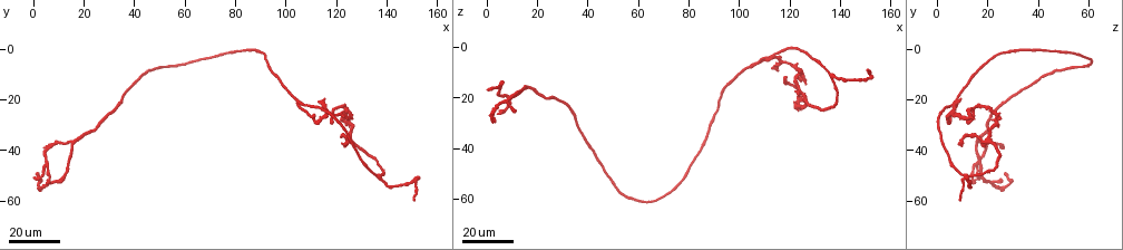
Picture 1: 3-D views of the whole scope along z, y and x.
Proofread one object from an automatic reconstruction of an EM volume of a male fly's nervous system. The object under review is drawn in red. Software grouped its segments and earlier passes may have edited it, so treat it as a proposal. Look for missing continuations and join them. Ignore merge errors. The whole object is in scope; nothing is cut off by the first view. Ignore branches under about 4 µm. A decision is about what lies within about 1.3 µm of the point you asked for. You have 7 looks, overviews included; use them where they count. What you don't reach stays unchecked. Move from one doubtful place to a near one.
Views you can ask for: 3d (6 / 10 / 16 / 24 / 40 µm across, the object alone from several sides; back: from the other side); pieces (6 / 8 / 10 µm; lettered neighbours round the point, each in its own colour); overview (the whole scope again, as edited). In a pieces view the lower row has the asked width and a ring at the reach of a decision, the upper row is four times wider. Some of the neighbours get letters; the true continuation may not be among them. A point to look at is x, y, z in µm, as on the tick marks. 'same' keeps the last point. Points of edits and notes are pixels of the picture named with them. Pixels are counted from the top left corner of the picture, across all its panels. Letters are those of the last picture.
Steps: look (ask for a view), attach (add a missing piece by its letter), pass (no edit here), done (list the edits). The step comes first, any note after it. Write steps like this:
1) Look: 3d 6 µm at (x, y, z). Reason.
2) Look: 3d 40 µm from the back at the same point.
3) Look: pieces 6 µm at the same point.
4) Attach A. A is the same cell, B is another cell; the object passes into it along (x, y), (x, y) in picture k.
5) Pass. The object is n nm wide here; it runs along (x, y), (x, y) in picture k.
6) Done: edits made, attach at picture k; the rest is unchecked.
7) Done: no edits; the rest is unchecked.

Look: 3d 24 µm at (126, 27, 15). Tapers out.

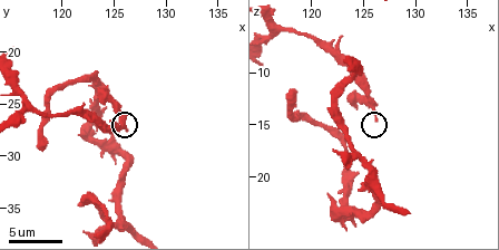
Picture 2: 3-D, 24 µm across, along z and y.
Look: 3d 6 µm at (126.2, 27.6, 14.4).

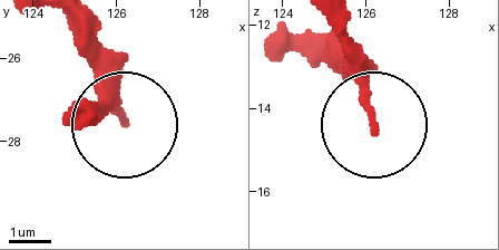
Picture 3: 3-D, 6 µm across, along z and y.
Look: pieces 6 µm at (126.15, 27.55, 14.50).

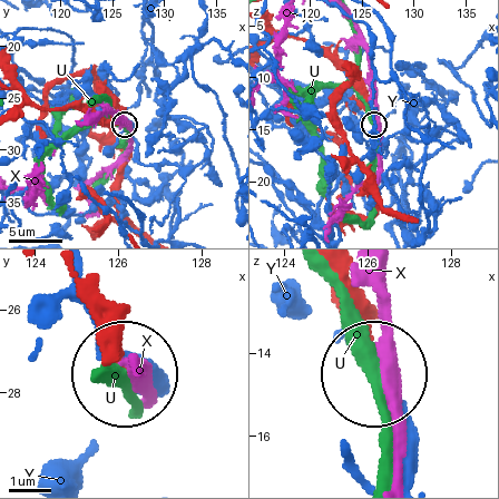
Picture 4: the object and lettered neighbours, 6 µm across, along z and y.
Pass. The object is 130 nm wide here; U, X and Y are other cells; it runs along (338, 276), (377, 369) in picture 4; none of them fits.

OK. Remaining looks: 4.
Look: 3d 24 µm at (123, 39, 10). Branch stops here.

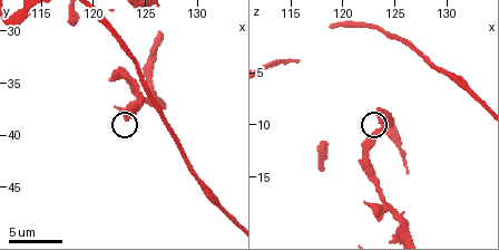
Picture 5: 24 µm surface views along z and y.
Look: pieces 6 µm at (123.6, 38.4, 9.8).

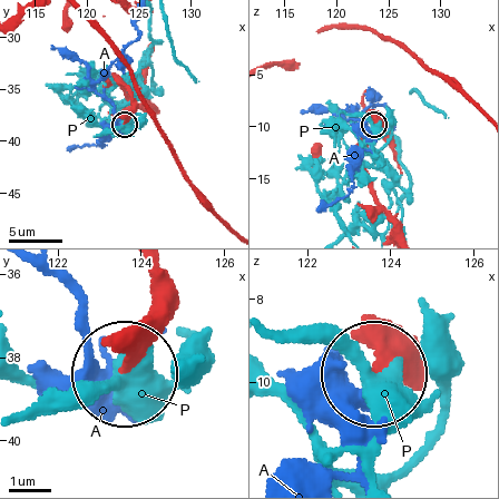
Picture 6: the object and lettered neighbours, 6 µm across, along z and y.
Pass. A and P are other cells; no lettered piece goes on from it.

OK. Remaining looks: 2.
Look: 3d 10 µm at (118.0, 29.2, 11.8). Free end.

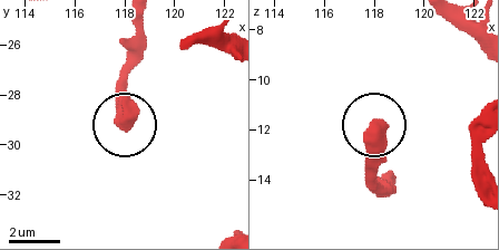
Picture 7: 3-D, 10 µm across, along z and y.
Look: pieces 8 µm at (118.0, 29.1, 11.9).

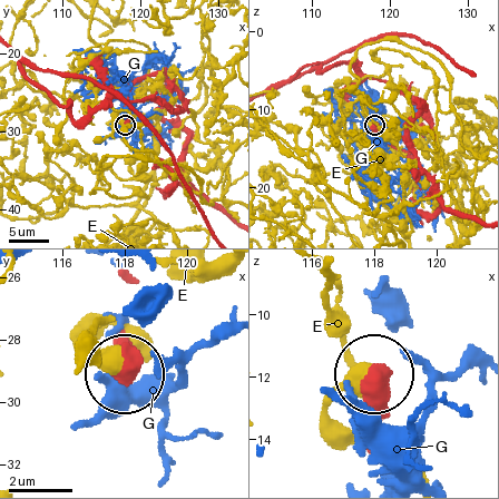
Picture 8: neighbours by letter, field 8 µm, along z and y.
Pass. The object is 410 nm wide here; E and G are other cells; no lettered piece goes on from it.

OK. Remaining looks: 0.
Done: no edits; the rest is unchecked.

